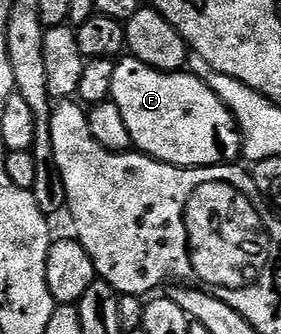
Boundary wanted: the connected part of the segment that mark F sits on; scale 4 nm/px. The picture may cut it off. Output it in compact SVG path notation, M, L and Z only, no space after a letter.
M124 55L116 61L114 87L110 98L122 111L122 119L130 131L133 146L145 157L152 157L167 165L177 165L180 169L203 169L206 165L223 165L241 160L240 128L231 111L198 79L187 71L163 73L136 57Z

